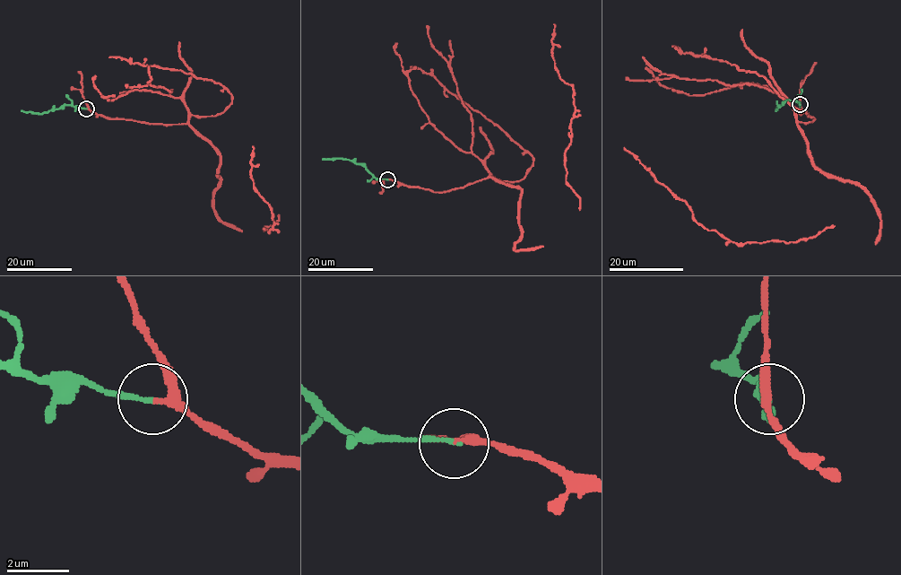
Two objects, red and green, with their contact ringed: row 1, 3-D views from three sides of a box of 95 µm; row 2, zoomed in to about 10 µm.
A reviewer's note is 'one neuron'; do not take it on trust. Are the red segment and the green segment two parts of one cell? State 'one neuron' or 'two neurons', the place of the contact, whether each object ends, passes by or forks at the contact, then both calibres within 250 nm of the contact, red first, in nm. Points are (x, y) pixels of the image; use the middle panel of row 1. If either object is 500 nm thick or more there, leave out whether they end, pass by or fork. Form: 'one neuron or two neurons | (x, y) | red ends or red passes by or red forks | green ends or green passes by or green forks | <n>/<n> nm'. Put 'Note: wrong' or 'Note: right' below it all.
one neuron | (387, 179) | red passes by | green ends | 220/150 nm
Note: right

